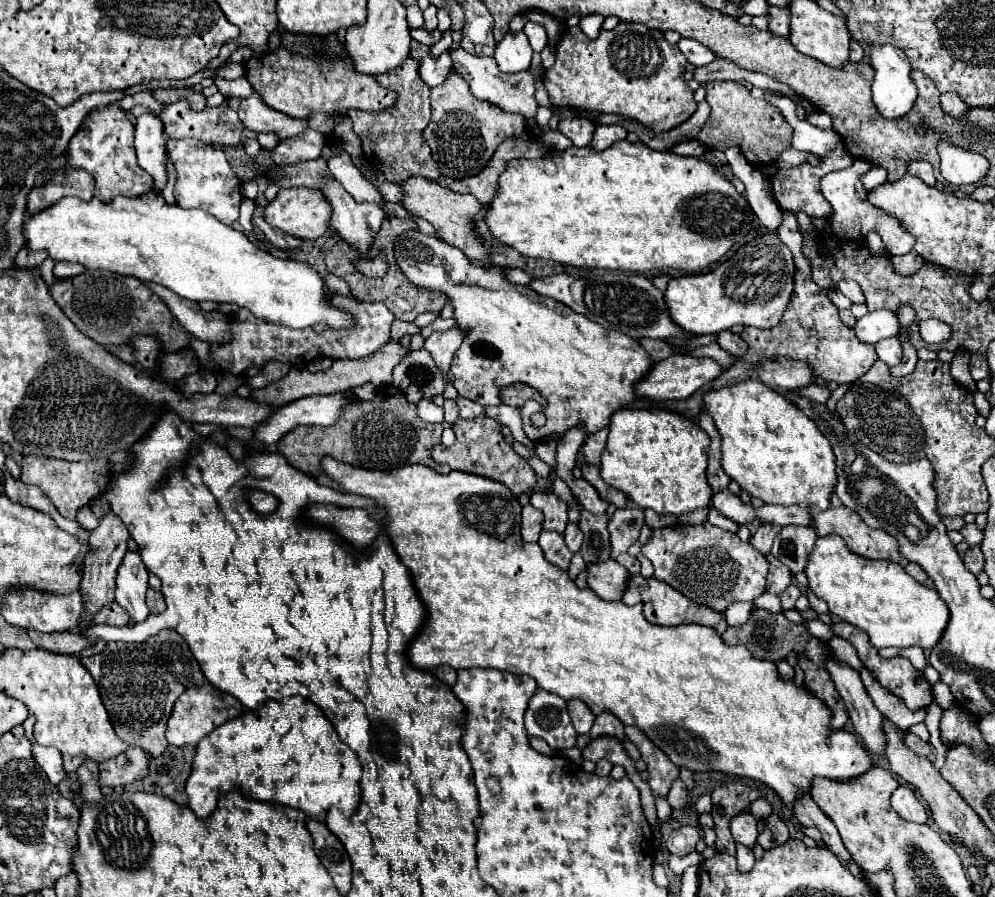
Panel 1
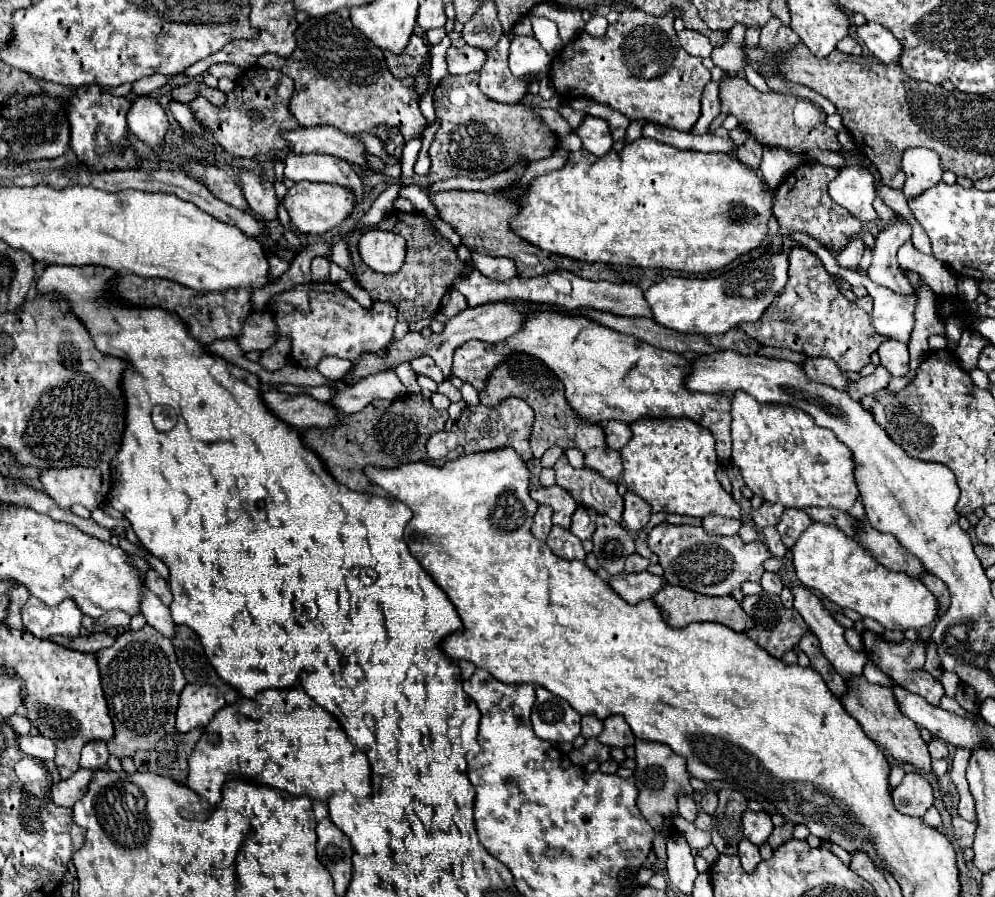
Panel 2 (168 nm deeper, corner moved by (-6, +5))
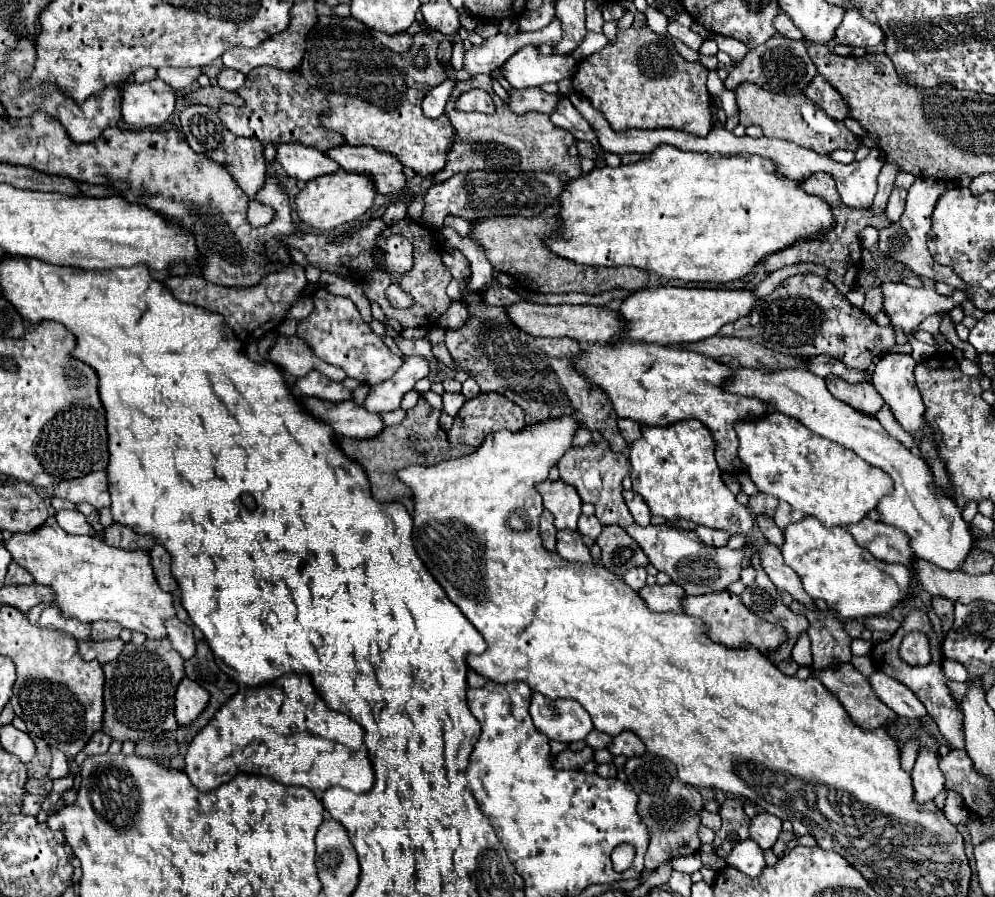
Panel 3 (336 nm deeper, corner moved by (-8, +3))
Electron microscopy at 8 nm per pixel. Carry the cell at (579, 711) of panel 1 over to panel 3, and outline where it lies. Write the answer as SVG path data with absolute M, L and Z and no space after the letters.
M592 730L588 736L586 736L586 744L594 750L600 750L600 748L606 748L608 744L612 742L612 738L608 734L602 734L598 730Z

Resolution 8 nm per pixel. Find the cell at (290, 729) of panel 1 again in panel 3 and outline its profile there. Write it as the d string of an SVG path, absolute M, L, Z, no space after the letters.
M284 674L280 676L278 680L266 684L266 686L256 686L256 688L242 688L238 690L212 718L212 722L208 726L204 726L196 738L190 742L188 746L188 752L186 752L186 768L184 772L188 774L190 782L200 790L200 792L210 792L210 790L216 790L220 784L226 784L230 782L236 774L254 774L254 776L266 776L266 778L272 778L284 786L304 786L308 790L328 790L332 786L342 786L346 790L352 790L352 792L370 792L372 786L374 786L374 768L370 764L370 758L368 758L368 748L364 746L364 728L358 726L358 722L352 722L348 716L328 708L324 704L324 700L318 696L318 692L314 690L314 684L310 680L308 674Z

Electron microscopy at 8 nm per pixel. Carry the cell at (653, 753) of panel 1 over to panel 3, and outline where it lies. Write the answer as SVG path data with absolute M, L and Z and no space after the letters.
M642 754L638 758L628 758L626 776L634 792L638 794L638 816L650 830L650 846L644 856L646 870L656 870L660 862L672 860L678 856L688 856L698 852L700 838L696 834L700 826L702 796L694 786L686 786L668 758L658 758L656 754Z

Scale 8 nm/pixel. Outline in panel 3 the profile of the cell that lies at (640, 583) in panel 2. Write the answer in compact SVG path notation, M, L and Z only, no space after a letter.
M664 584L664 586L642 586L638 596L646 602L648 610L652 612L682 612L680 600L684 596L682 586L678 584Z

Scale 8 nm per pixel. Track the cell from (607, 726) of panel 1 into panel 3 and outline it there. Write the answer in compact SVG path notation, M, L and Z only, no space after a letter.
M624 730L622 734L618 734L618 738L612 740L612 744L608 746L608 752L614 756L624 754L630 758L630 756L642 756L646 748L642 746L642 740L636 734L630 734L630 730Z

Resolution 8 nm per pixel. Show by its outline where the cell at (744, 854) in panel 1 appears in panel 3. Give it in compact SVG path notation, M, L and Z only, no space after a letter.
M750 838L744 840L744 842L740 842L738 846L734 846L734 850L730 852L730 856L728 856L726 862L728 862L730 866L742 870L742 872L748 874L750 878L758 876L758 874L764 870L764 866L766 866L766 862L764 862L764 858L762 858L760 846L758 846L754 840L750 840Z

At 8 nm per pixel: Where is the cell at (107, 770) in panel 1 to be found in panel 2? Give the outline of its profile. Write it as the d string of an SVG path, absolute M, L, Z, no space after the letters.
M80 768L72 778L60 780L60 782L52 784L50 800L52 800L56 806L72 808L72 806L76 804L76 800L80 800L80 798L86 794L88 784L90 784L90 778L92 778L92 770Z

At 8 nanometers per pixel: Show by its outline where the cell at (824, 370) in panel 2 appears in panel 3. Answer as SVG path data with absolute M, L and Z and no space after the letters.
M830 374L830 376L826 376L826 386L834 398L838 398L866 414L876 414L884 404L882 398L878 398L878 390L874 390L874 386L870 386L870 382L850 384L844 378Z

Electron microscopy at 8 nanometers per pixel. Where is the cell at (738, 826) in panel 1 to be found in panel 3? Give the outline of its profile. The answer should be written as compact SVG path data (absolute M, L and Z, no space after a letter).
M768 812L756 814L756 816L752 818L752 822L750 822L750 838L752 838L762 850L772 848L780 832L782 832L782 822L780 822L776 816L768 814Z

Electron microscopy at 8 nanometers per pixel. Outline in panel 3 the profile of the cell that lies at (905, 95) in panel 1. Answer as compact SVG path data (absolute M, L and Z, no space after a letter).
M846 10L842 24L836 30L836 42L846 46L862 46L862 48L876 48L884 40L884 32L880 26L864 20L858 16L858 10Z

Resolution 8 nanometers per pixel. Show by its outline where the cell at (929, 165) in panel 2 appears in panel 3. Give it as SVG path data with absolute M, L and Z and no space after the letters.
M916 178L914 184L910 186L908 190L908 198L906 198L906 210L902 214L902 220L888 226L888 228L882 228L880 230L880 240L878 240L878 246L880 250L892 258L894 262L900 262L904 266L908 266L916 276L924 276L924 278L932 278L936 282L944 282L952 288L958 288L958 290L968 290L968 286L958 278L958 274L954 274L954 270L950 270L948 266L942 266L938 262L934 262L932 254L928 252L928 246L926 246L926 234L930 232L930 214L934 210L934 204L936 200L942 196L942 190L946 190L946 186L934 178Z

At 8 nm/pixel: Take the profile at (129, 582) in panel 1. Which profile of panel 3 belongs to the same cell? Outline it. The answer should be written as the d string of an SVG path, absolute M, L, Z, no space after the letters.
M176 616L168 618L166 620L166 634L168 634L168 640L172 642L174 650L178 650L184 660L188 660L194 654L196 640L194 640L192 628L188 624L180 622Z

